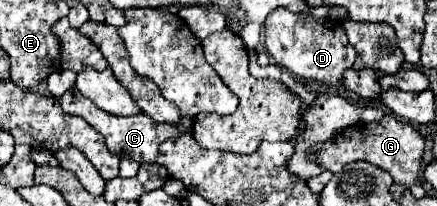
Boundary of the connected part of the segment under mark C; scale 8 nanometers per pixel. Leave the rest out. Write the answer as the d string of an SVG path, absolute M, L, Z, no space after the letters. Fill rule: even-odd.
M68 89L62 97L60 97L62 109L70 115L78 115L84 121L88 121L98 133L102 133L106 137L106 145L110 149L112 155L118 155L120 159L132 159L132 161L140 161L140 163L154 163L156 161L156 153L158 153L158 145L164 143L170 137L178 137L182 133L188 133L192 129L192 119L182 117L178 123L174 125L166 125L166 123L156 123L152 121L146 113L140 115L132 115L132 117L118 117L118 115L108 115L106 111L98 109L92 101L88 101L80 91L76 89Z

